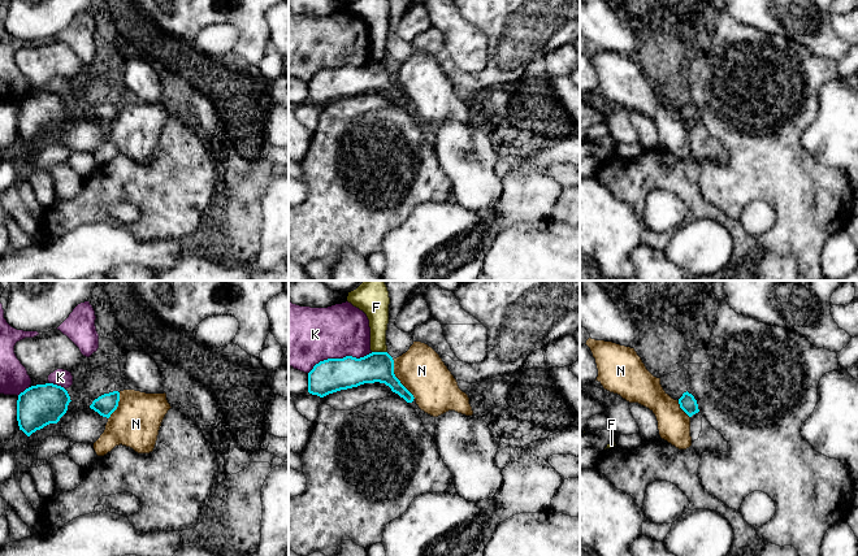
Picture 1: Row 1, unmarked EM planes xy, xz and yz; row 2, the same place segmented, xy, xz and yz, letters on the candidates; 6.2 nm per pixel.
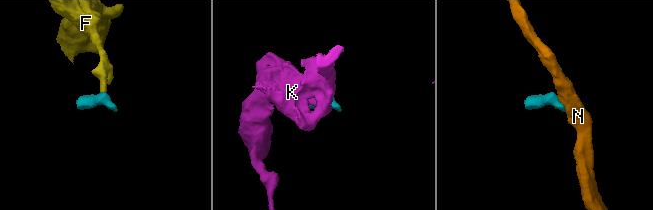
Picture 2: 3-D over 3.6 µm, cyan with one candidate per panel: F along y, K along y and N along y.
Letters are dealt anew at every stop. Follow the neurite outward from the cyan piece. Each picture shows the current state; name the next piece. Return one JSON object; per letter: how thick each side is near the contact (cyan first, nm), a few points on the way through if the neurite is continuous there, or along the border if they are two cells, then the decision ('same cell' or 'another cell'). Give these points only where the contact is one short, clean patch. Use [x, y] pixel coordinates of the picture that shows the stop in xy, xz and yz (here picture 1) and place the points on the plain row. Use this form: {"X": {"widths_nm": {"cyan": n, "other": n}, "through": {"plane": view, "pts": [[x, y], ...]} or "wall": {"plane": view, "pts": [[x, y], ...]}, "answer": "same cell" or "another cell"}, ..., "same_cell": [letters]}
{"F": {"widths_nm": {"cyan": 190, "other": 140}, "wall": {"plane": "xz", "pts": [[372, 60], [386, 61]]}, "answer": "another cell"}, "K": {"widths_nm": {"cyan": 200, "other": 360}, "answer": "another cell"}, "N": {"widths_nm": {"cyan": 190, "other": 280}, "wall": {"plane": "xz", "pts": [[393, 69], [394, 85], [415, 107]]}, "answer": "another cell"}, "same_cell": []}

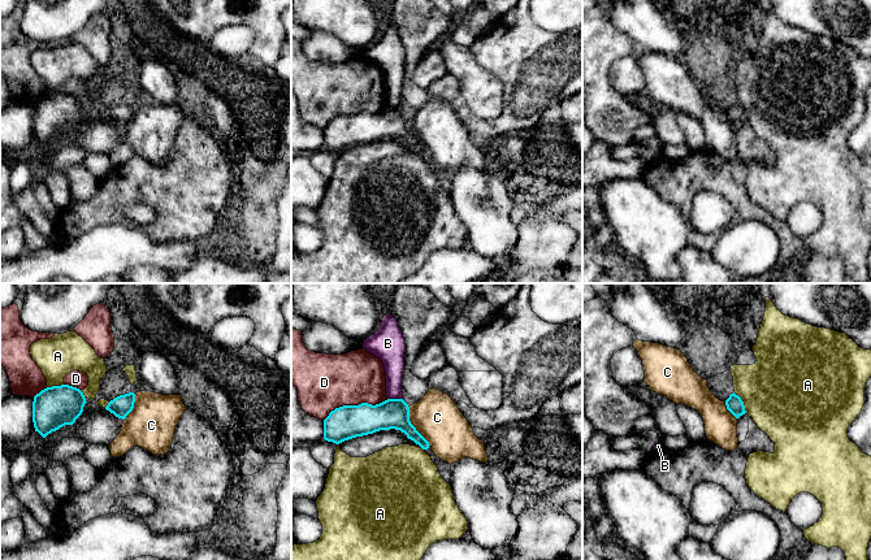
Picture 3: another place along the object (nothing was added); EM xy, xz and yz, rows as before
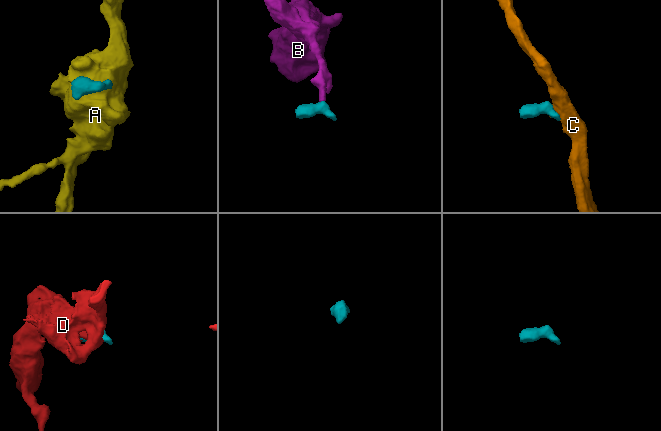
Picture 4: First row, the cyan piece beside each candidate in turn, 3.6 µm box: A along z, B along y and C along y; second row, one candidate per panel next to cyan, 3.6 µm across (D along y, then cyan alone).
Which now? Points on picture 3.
{"A": {"widths_nm": {"cyan": 100, "other": 480}, "answer": "another cell"}, "B": {"widths_nm": {"cyan": 190, "other": 140}, "wall": {"plane": "xz", "pts": [[388, 107], [402, 108]]}, "answer": "another cell"}, "C": {"widths_nm": {"cyan": 190, "other": 280}, "wall": {"plane": "xz", "pts": [[408, 116], [410, 131], [430, 153]]}, "answer": "another cell"}, "D": {"widths_nm": {"cyan": 200, "other": 340}, "answer": "another cell"}, "same_cell": []}

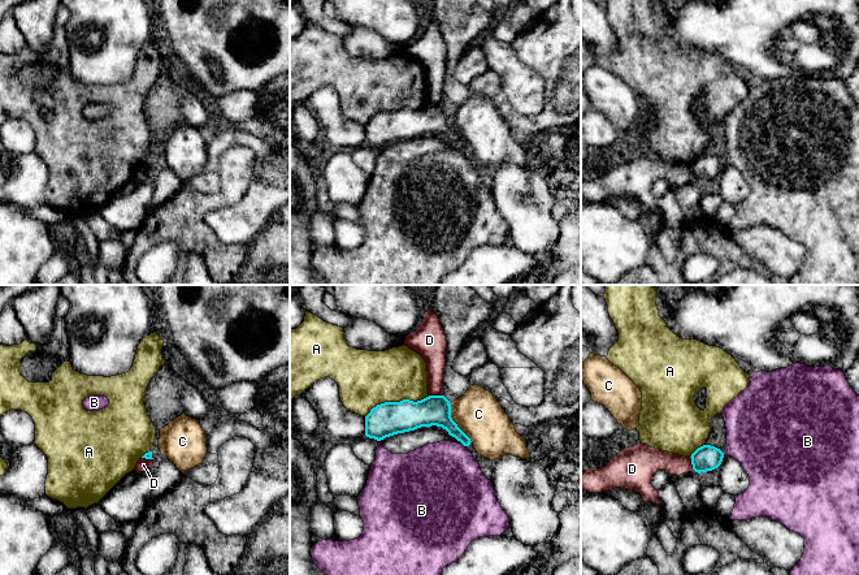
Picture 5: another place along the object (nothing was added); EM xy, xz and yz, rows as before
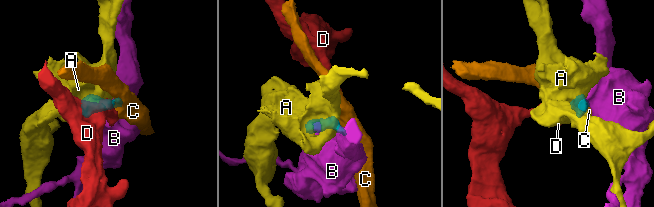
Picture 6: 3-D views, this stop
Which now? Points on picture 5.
{"A": {"widths_nm": {"cyan": 200, "other": 340}, "answer": "another cell"}, "B": {"answer": "another cell"}, "C": {"widths_nm": {"cyan": 190, "other": 280}, "wall": {"plane": "xz", "pts": [[450, 112], [451, 128], [472, 150]]}, "answer": "another cell"}, "D": {"widths_nm": {"cyan": 190, "other": 140}, "wall": {"plane": "xz", "pts": [[429, 103], [443, 104]]}, "answer": "another cell"}, "same_cell": []}

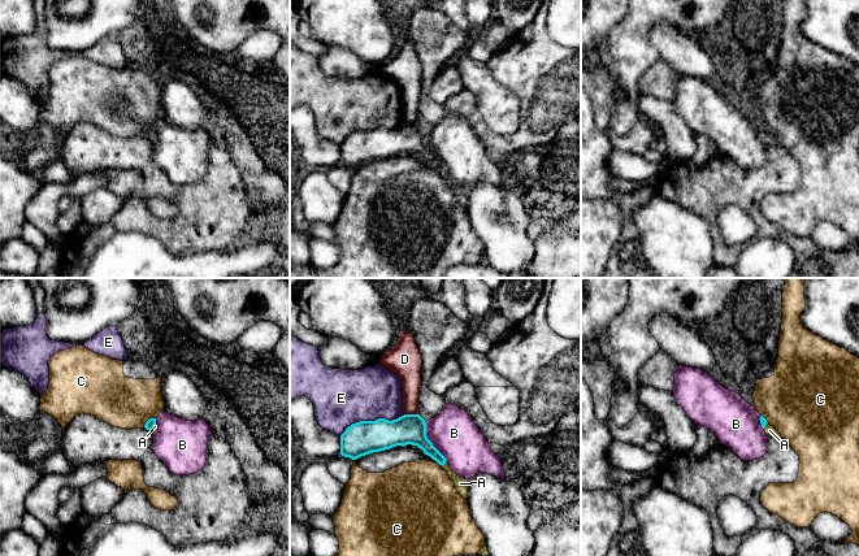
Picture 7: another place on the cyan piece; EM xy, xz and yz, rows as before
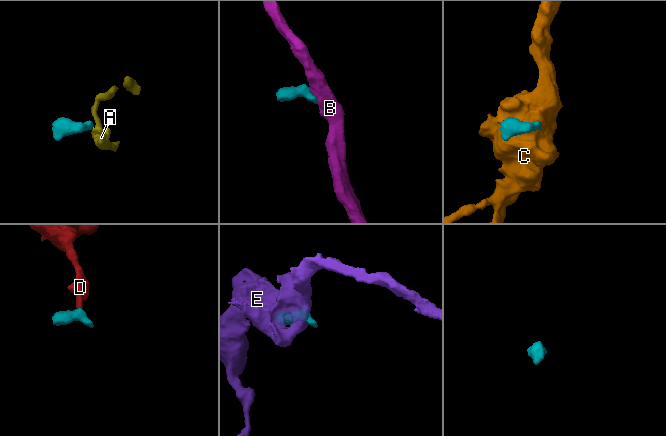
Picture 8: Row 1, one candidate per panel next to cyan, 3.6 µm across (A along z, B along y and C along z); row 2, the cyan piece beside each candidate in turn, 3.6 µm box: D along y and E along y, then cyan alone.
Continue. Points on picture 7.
{"A": {"widths_nm": {"cyan": 130, "other": 80}, "through": {"plane": "xz", "pts": [[416, 143], [443, 173], [460, 192]]}, "answer": "same cell"}, "B": {"widths_nm": {"cyan": 190, "other": 280}, "wall": {"plane": "xz", "pts": [[425, 131], [426, 147], [447, 169]]}, "answer": "another cell"}, "C": {"widths_nm": {"cyan": 70, "other": 320}, "answer": "another cell"}, "D": {"widths_nm": {"cyan": 190, "other": 140}, "wall": {"plane": "xz", "pts": [[404, 122], [419, 124]]}, "answer": "another cell"}, "E": {"widths_nm": {"cyan": 200, "other": 340}, "answer": "another cell"}, "same_cell": ["A"]}

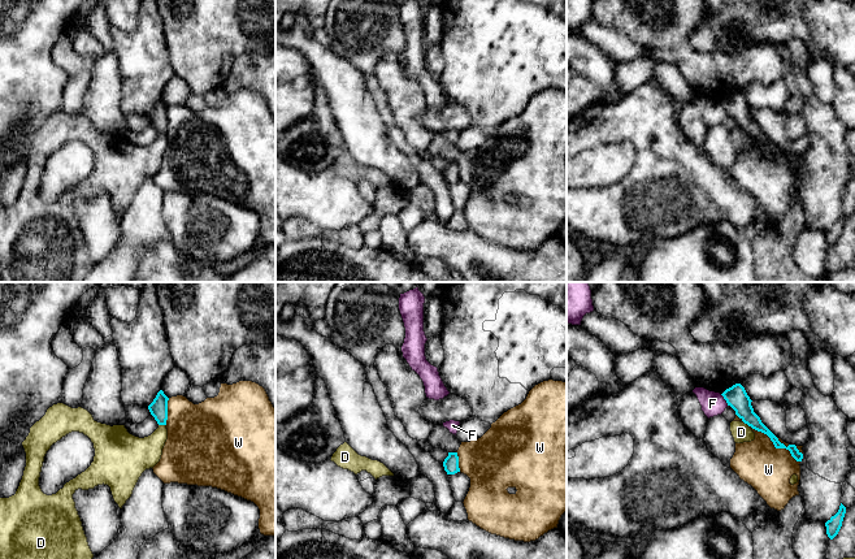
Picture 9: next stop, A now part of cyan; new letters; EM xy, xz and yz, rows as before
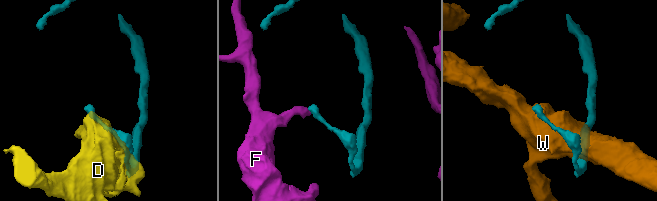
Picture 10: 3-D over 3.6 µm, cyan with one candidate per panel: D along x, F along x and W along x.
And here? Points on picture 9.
{"D": {"widths_nm": {"cyan": 110, "other": 220}, "answer": "another cell"}, "F": {"widths_nm": {"cyan": 140, "other": 150}, "wall": {"plane": "yz", "pts": [[720, 103], [728, 113]]}, "answer": "another cell"}, "W": {"widths_nm": {"cyan": 90, "other": 280}, "answer": "another cell"}, "same_cell": []}

